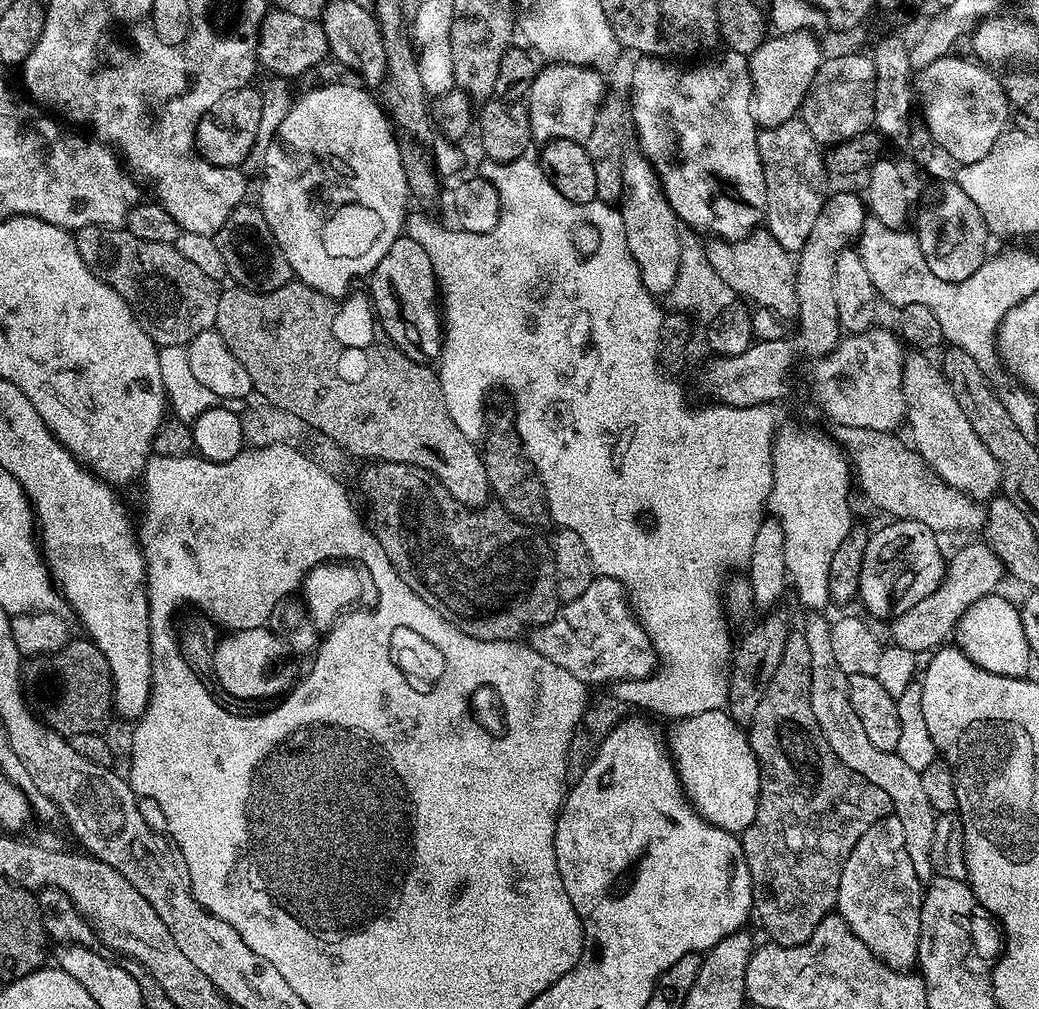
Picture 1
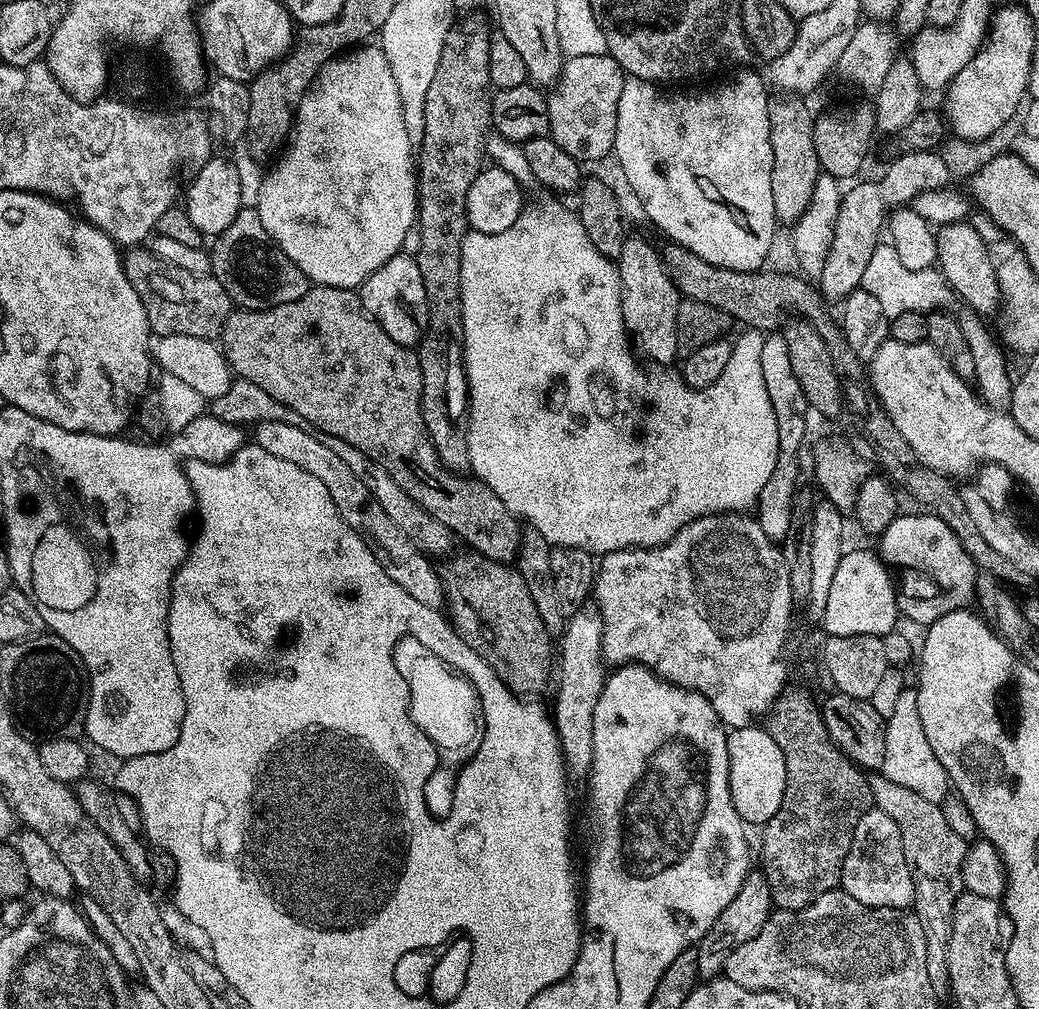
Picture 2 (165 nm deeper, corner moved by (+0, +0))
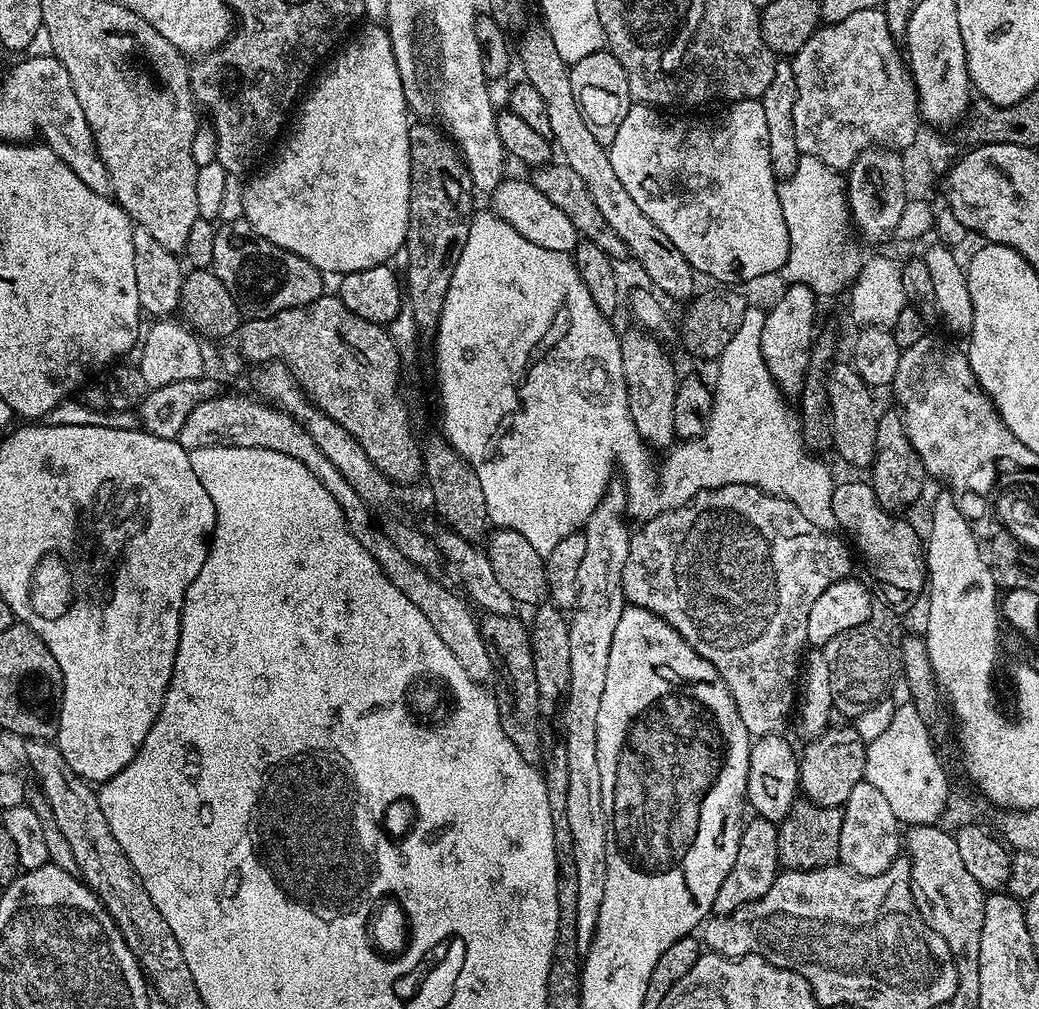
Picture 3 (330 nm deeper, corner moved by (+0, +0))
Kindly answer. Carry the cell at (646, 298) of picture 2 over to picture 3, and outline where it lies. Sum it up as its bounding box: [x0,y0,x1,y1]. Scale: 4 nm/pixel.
[620,330,678,450]

